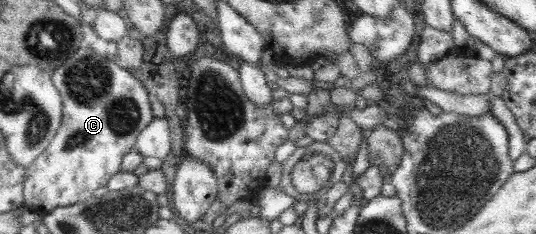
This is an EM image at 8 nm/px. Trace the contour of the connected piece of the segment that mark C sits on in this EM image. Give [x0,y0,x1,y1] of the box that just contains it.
[24,47,155,213]

